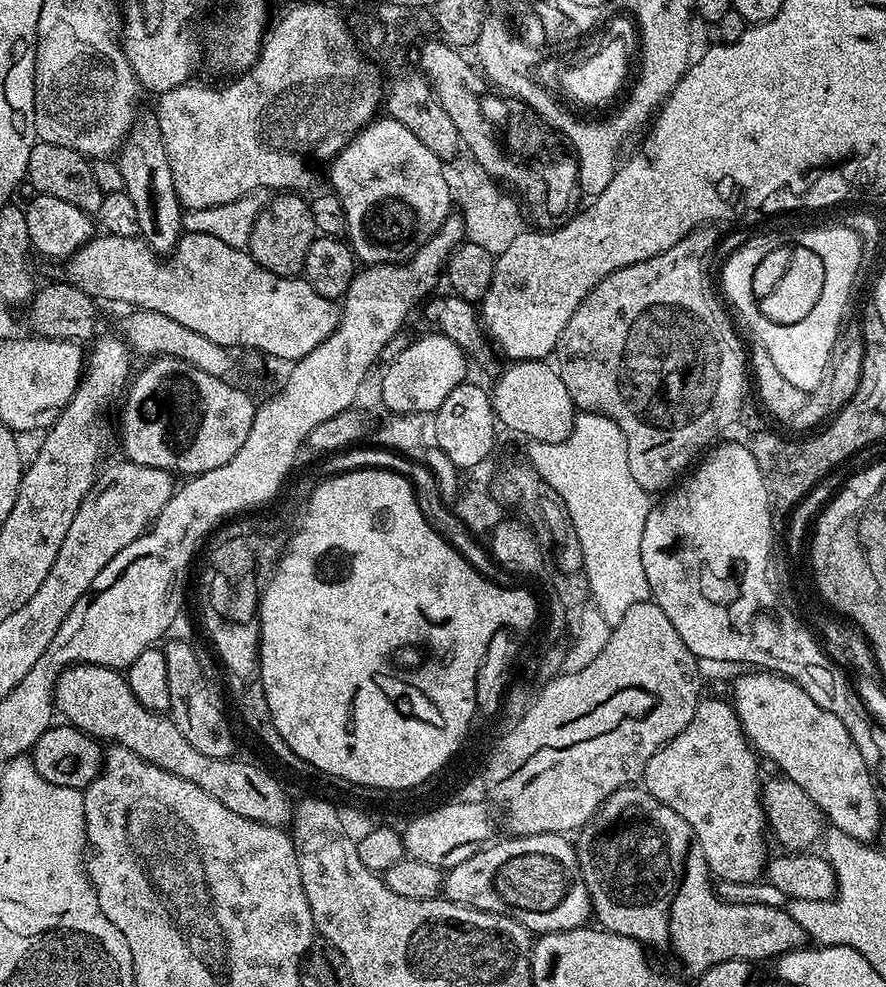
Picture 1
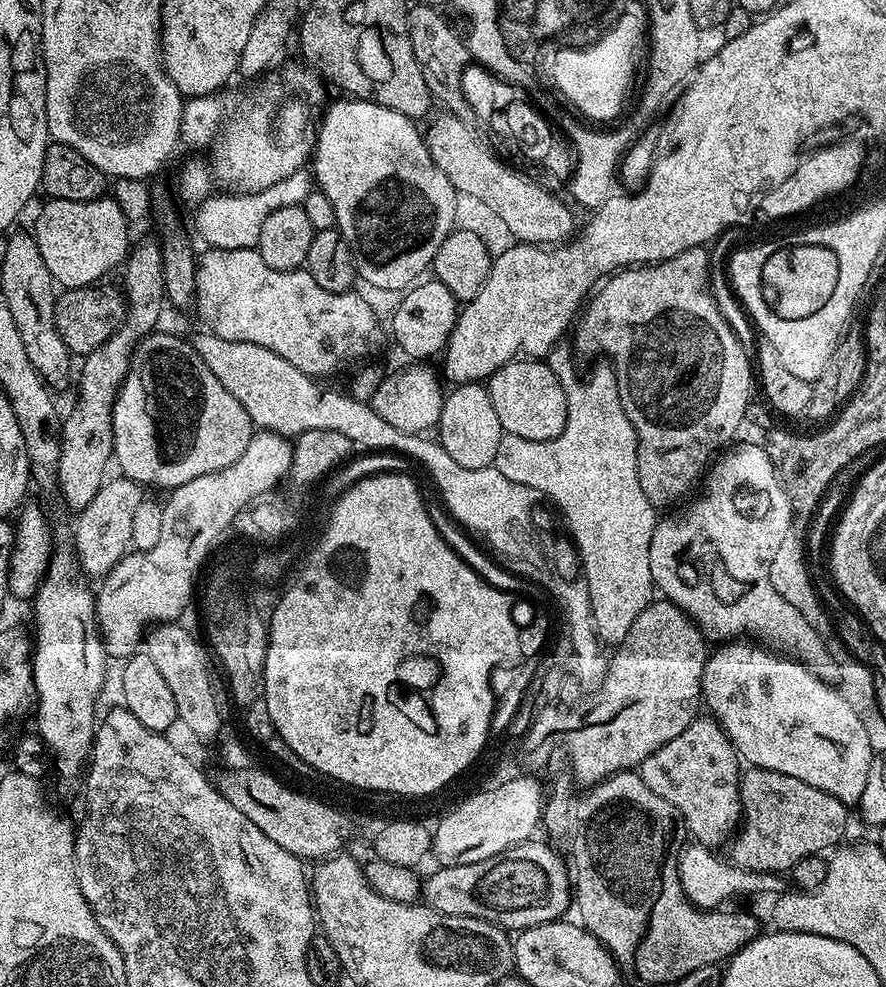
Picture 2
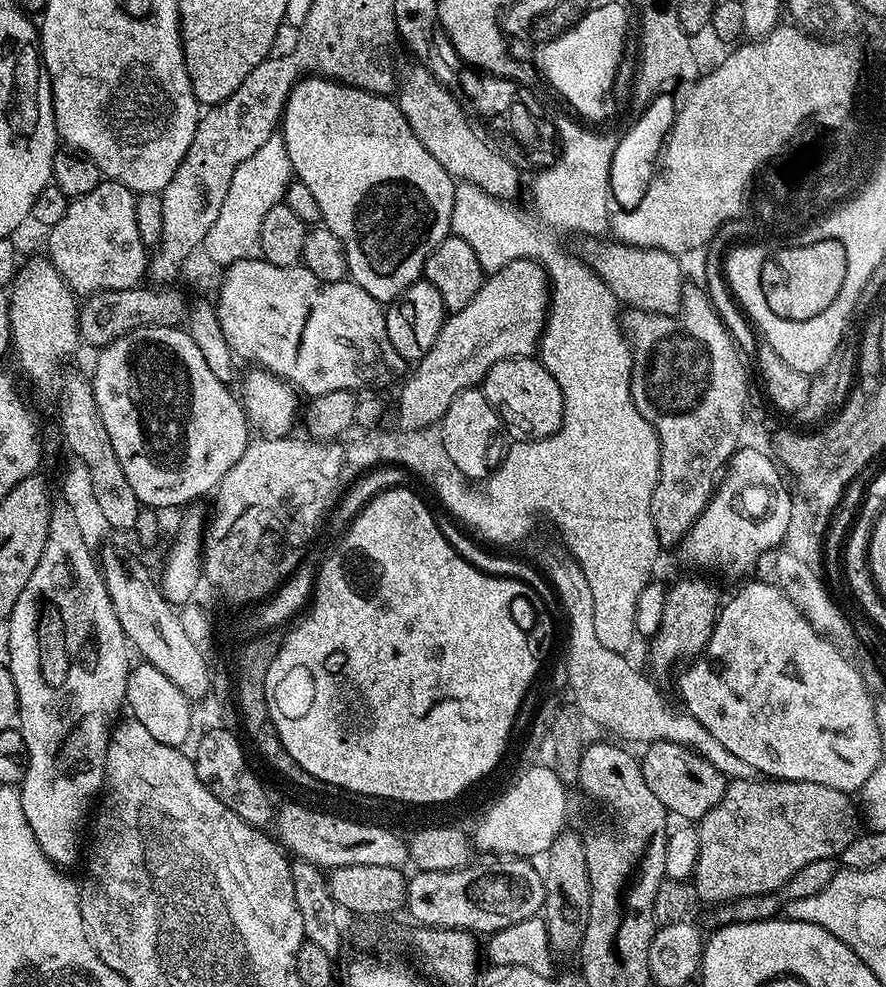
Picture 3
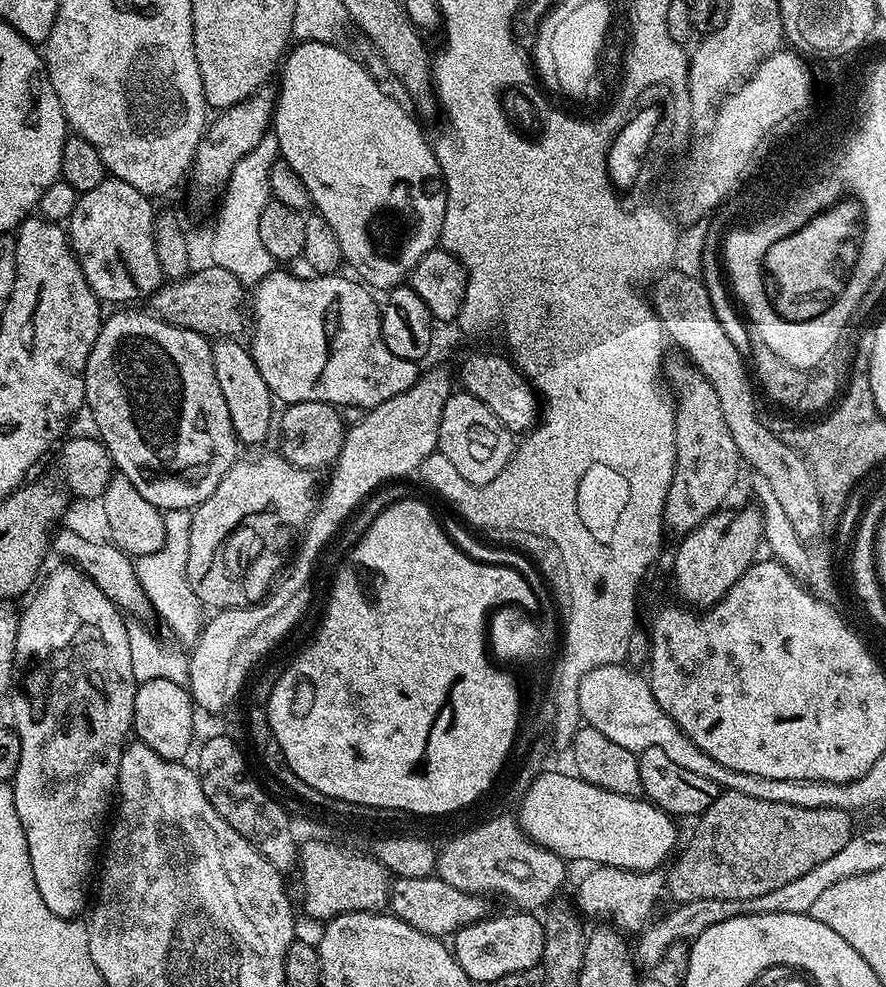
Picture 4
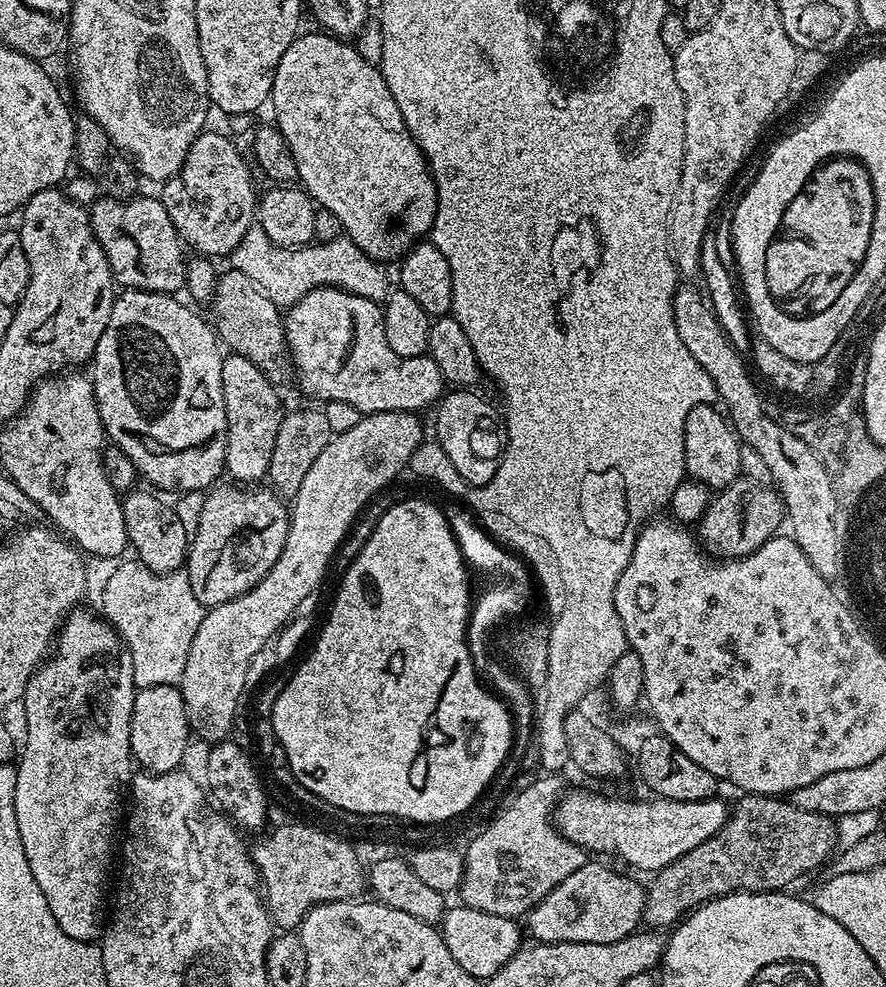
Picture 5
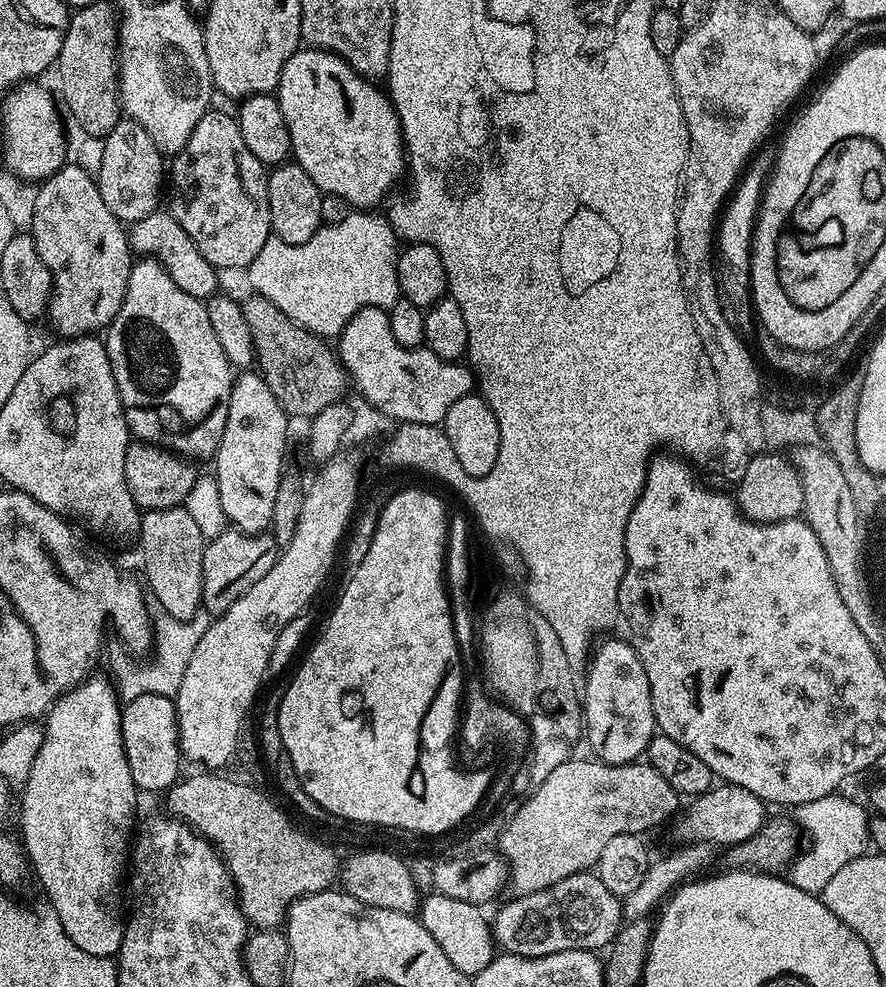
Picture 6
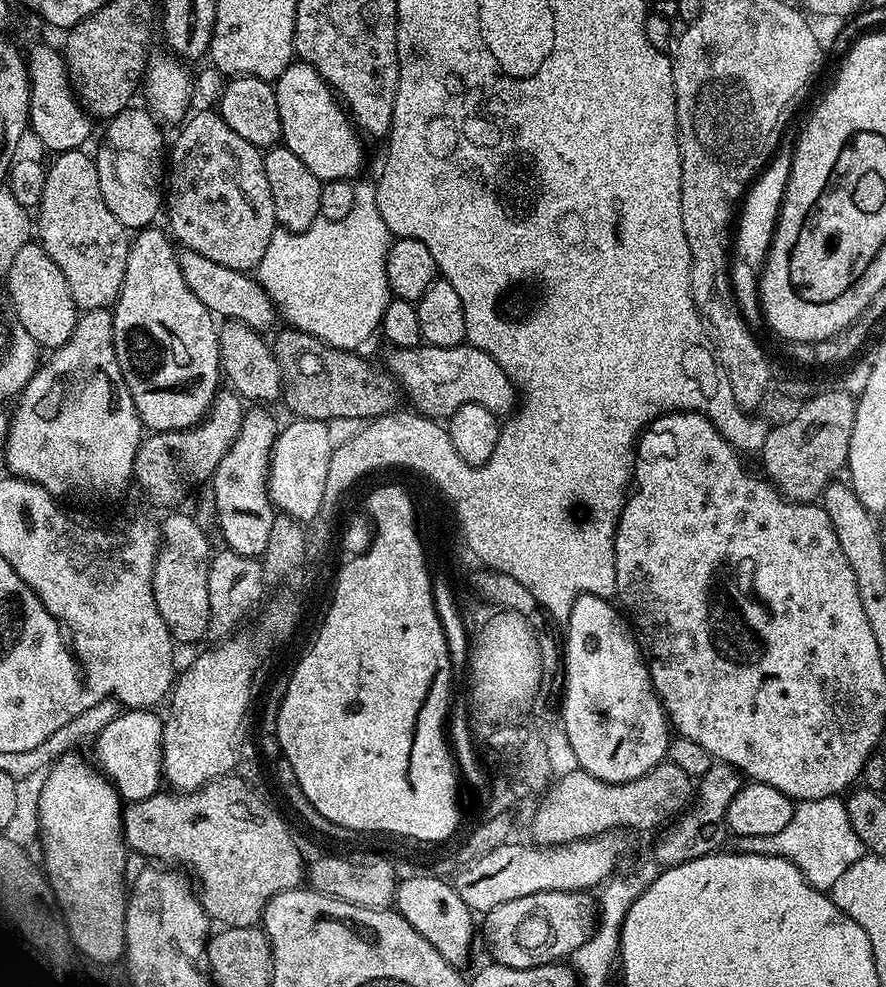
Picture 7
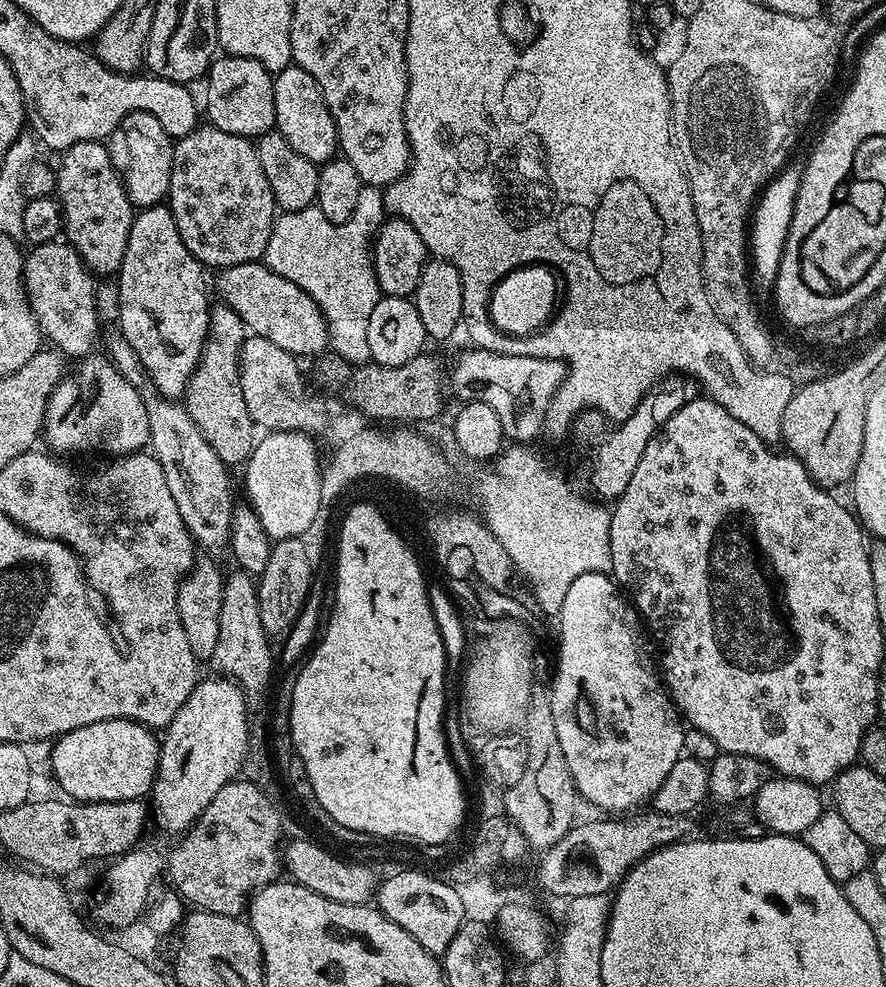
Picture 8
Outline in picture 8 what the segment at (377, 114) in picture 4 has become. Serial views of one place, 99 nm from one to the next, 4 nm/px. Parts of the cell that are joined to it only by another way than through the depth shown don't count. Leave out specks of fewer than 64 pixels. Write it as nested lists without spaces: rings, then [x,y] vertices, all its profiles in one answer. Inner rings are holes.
[[[289,66],[275,73],[272,85],[274,86],[274,110],[276,111],[275,131],[280,132],[302,154],[302,158],[310,158],[316,165],[327,164],[337,155],[336,127],[334,118],[322,98],[320,88],[306,74],[306,70]]]

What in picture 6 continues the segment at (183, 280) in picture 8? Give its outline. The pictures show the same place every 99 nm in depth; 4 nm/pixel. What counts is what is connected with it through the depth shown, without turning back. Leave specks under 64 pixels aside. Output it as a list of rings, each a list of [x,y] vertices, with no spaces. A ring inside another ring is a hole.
[[[140,258],[133,263],[122,306],[106,329],[106,343],[108,345],[110,366],[114,370],[114,382],[118,386],[118,394],[124,407],[124,417],[128,423],[129,433],[137,441],[146,444],[159,444],[160,447],[167,448],[170,452],[189,458],[197,458],[196,456],[215,457],[230,410],[230,390],[234,379],[234,369],[231,362],[226,358],[222,345],[218,342],[218,337],[214,334],[214,326],[210,326],[207,307],[190,294],[186,294],[186,290],[178,290],[178,286],[174,286],[174,278],[170,278],[170,274],[166,274],[166,270],[161,266],[159,260]]]

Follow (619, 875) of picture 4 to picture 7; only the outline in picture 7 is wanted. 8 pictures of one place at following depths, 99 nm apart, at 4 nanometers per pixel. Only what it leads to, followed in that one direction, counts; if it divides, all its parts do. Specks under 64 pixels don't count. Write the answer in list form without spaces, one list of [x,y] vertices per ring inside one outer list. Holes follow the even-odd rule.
[[[540,891],[492,907],[483,915],[482,934],[495,963],[511,969],[532,969],[571,957],[588,941],[599,920],[597,899],[588,892]]]

